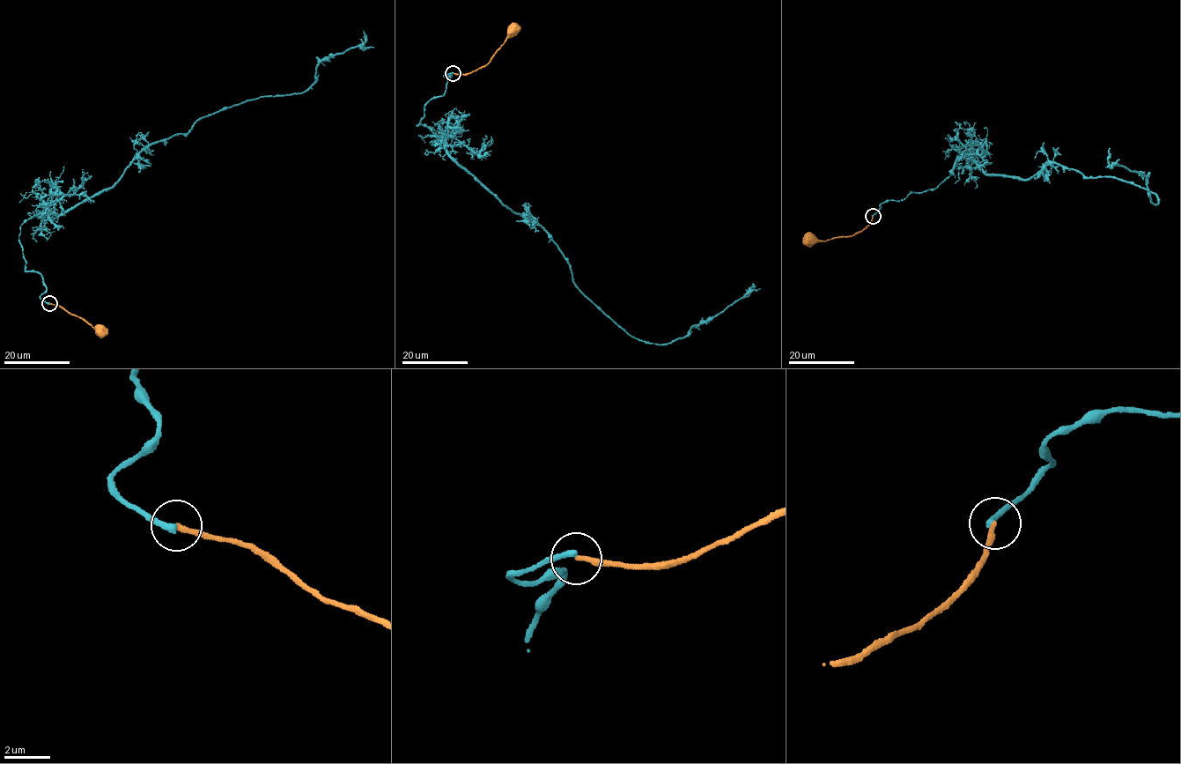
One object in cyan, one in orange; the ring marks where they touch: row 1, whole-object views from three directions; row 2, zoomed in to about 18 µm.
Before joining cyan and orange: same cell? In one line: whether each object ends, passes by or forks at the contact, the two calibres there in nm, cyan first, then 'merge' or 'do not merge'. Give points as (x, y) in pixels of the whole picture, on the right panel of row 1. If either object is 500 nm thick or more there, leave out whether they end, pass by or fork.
cyan ends there; orange ends there; 280 nm thick on the cyan side, 240 nm on the other; do not merge

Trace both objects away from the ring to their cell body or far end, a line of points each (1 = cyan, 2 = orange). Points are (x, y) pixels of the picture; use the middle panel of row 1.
1: (453, 73), (417, 125), (442, 139), (500, 203), (539, 225), (574, 285), (631, 336), (671, 343), (753, 284)
2: (453, 73), (466, 74), (483, 67), (503, 44), (507, 31), (512, 30)

